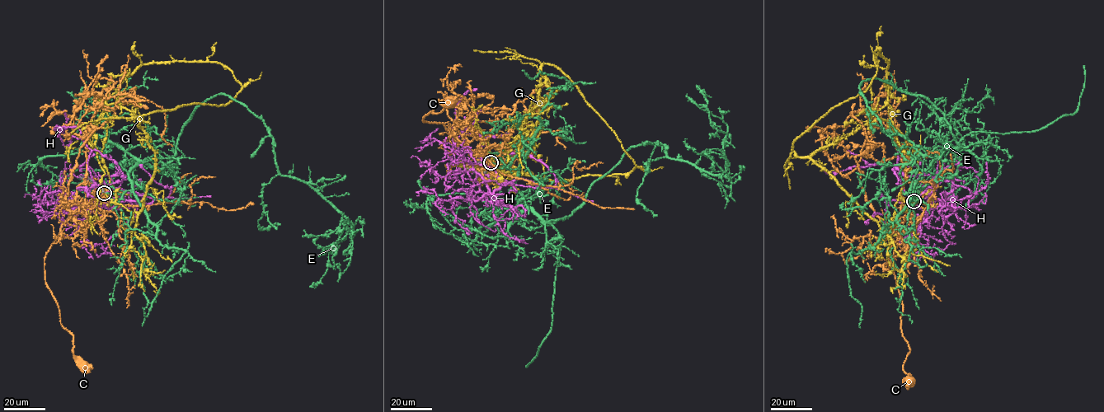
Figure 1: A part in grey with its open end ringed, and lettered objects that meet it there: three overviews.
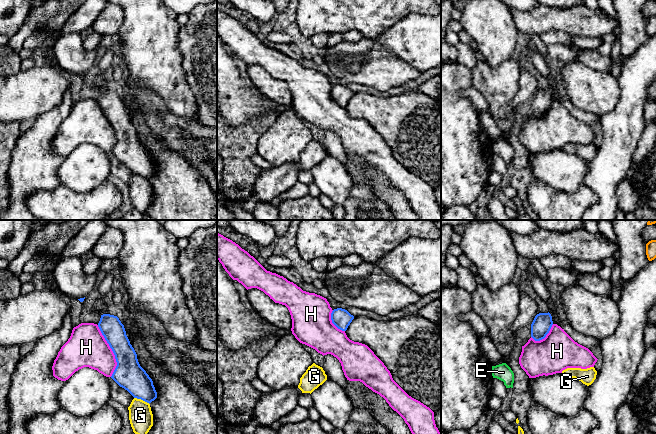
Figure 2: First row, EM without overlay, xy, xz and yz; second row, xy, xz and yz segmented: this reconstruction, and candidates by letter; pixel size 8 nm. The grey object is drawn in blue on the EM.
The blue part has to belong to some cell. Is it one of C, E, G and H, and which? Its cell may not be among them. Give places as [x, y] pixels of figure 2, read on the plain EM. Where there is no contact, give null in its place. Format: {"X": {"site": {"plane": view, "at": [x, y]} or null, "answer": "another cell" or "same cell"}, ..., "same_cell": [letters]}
{"C": {"site": null, "answer": "another cell"}, "E": {"site": null, "answer": "another cell"}, "G": {"site": {"plane": "xy", "at": [142, 175]}, "answer": "another cell"}, "H": {"site": {"plane": "xy", "at": [112, 126]}, "answer": "another cell"}, "same_cell": []}

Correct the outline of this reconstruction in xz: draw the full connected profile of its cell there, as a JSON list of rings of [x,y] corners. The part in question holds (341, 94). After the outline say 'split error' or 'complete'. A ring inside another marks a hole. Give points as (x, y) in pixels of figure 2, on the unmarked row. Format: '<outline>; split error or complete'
[[[342,84],[334,85],[331,89],[332,99],[340,106],[346,107],[354,92]]]; complete

